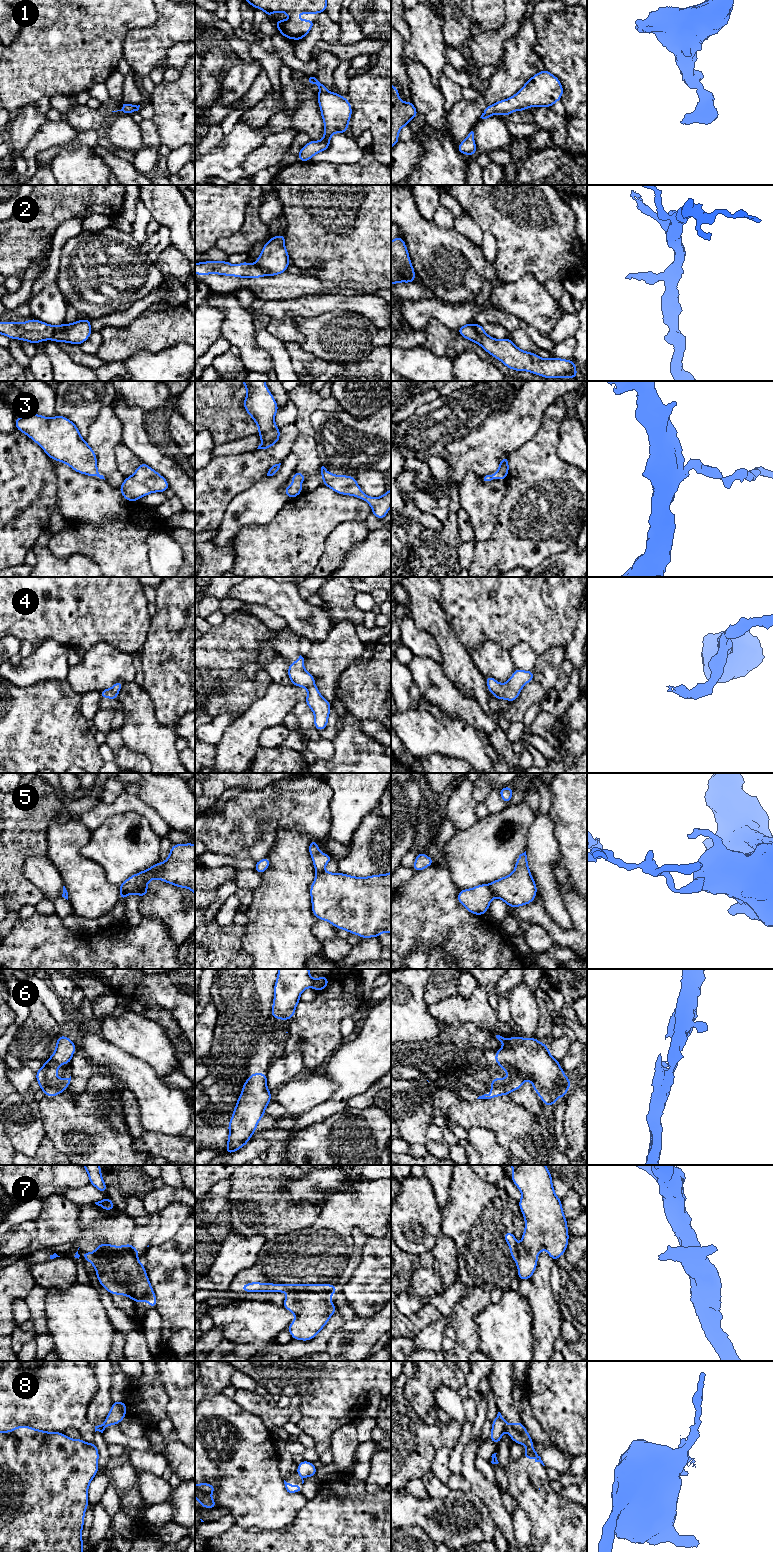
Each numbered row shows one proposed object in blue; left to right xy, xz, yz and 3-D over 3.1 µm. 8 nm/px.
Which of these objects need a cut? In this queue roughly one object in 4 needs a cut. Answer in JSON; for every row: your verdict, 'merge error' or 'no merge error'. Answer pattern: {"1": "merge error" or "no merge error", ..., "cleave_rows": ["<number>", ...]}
{"1": "no merge error", "2": "merge error", "3": "no merge error", "4": "no merge error", "5": "merge error", "6": "no merge error", "7": "merge error", "8": "merge error", "cleave_rows": ["2", "5", "7", "8"]}

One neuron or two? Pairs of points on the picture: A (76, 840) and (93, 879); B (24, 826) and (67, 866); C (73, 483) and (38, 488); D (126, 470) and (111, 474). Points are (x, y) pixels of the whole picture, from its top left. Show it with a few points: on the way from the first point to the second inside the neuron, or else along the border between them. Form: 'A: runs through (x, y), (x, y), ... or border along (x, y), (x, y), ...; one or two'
A: runs through (75, 850), (75, 861), (83, 869); one
B: border along (48, 824), (46, 832), (47, 852), (45, 854); two
C: border along (52, 463), (56, 476), (58, 509); two
D: border along (116, 449), (117, 469), (125, 477); two

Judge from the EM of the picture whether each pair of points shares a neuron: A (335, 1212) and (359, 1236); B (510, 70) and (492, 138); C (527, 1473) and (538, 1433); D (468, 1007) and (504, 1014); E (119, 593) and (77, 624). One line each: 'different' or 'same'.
A: different
B: different
C: different
D: different
E: same

